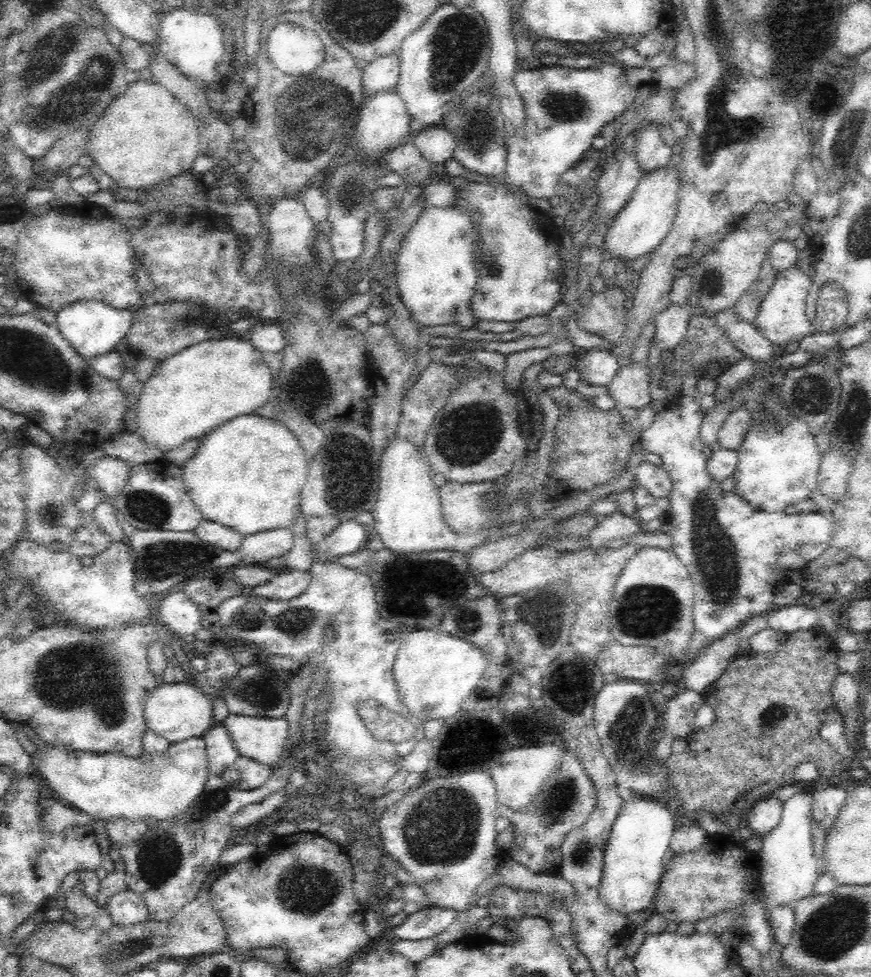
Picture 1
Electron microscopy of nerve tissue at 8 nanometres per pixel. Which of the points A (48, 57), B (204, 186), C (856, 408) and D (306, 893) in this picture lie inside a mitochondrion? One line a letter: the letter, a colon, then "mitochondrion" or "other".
A: mitochondrion
B: other
C: mitochondrion
D: mitochondrion

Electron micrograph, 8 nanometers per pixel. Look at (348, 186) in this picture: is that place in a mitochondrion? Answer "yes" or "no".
yes

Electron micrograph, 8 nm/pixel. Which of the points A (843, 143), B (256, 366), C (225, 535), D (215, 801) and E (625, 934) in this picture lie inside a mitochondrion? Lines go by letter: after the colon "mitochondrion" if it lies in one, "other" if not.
A: mitochondrion
B: other
C: other
D: mitochondrion
E: other

